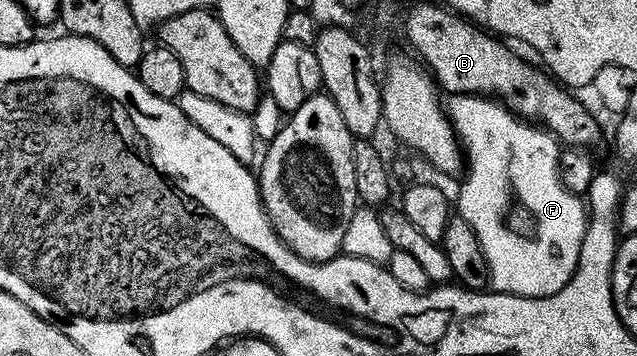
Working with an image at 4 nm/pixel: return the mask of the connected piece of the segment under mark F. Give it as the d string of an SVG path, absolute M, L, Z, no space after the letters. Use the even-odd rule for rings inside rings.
M452 96L449 101L448 108L446 104L446 115L451 127L453 129L456 127L454 132L458 137L459 143L462 145L463 155L466 157L466 172L468 168L468 177L465 178L464 185L460 188L460 208L458 208L458 215L466 222L470 222L470 226L478 238L480 249L488 263L488 279L491 287L495 291L509 292L515 296L549 296L558 290L562 290L562 286L566 286L566 282L570 282L570 278L576 272L578 254L582 246L582 238L584 237L586 204L581 197L575 196L570 190L566 190L566 186L562 182L562 178L560 177L562 167L561 145L551 132L509 112L503 104L497 102L495 99L486 96Z

